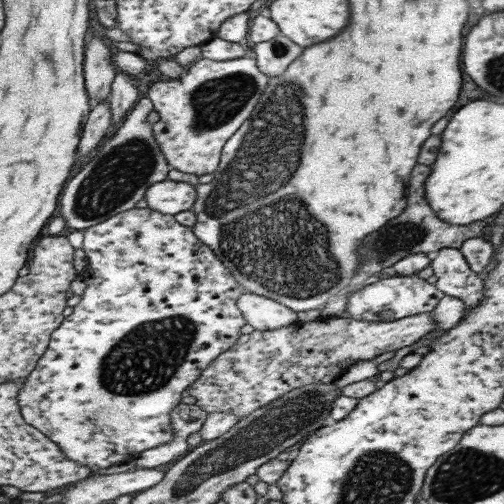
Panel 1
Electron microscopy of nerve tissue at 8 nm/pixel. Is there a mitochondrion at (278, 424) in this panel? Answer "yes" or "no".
yes

